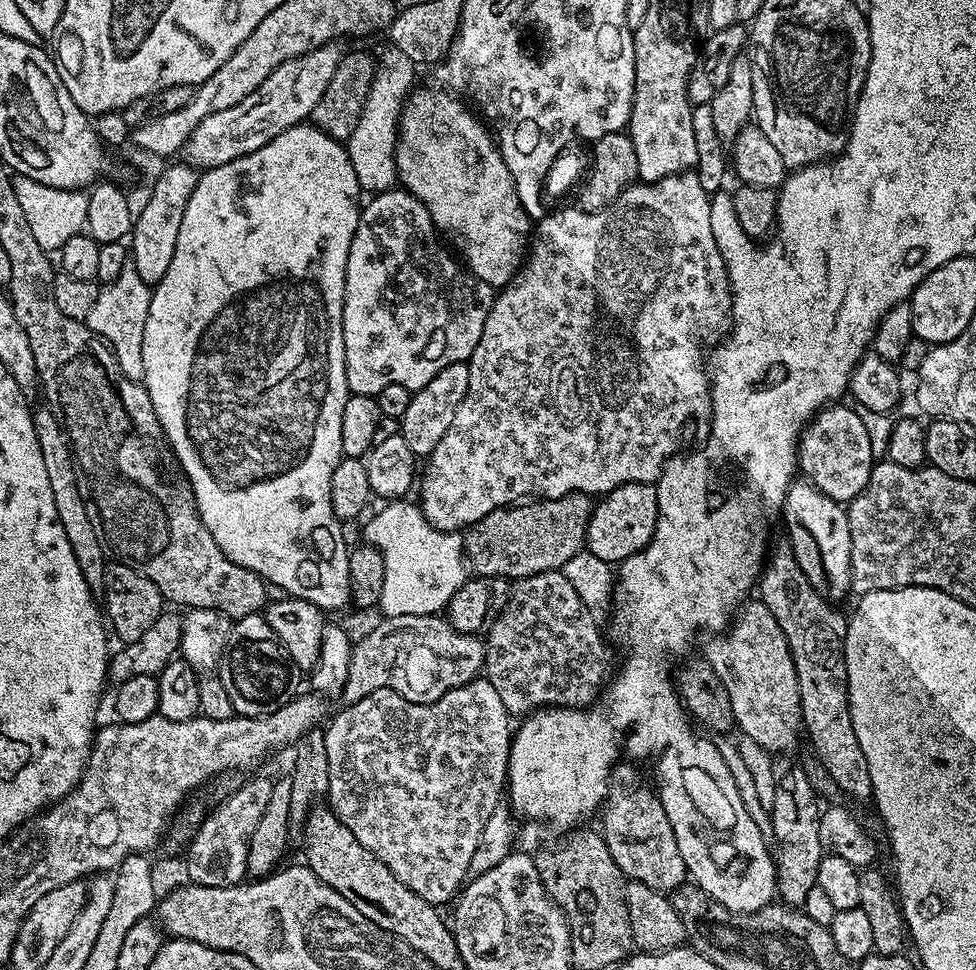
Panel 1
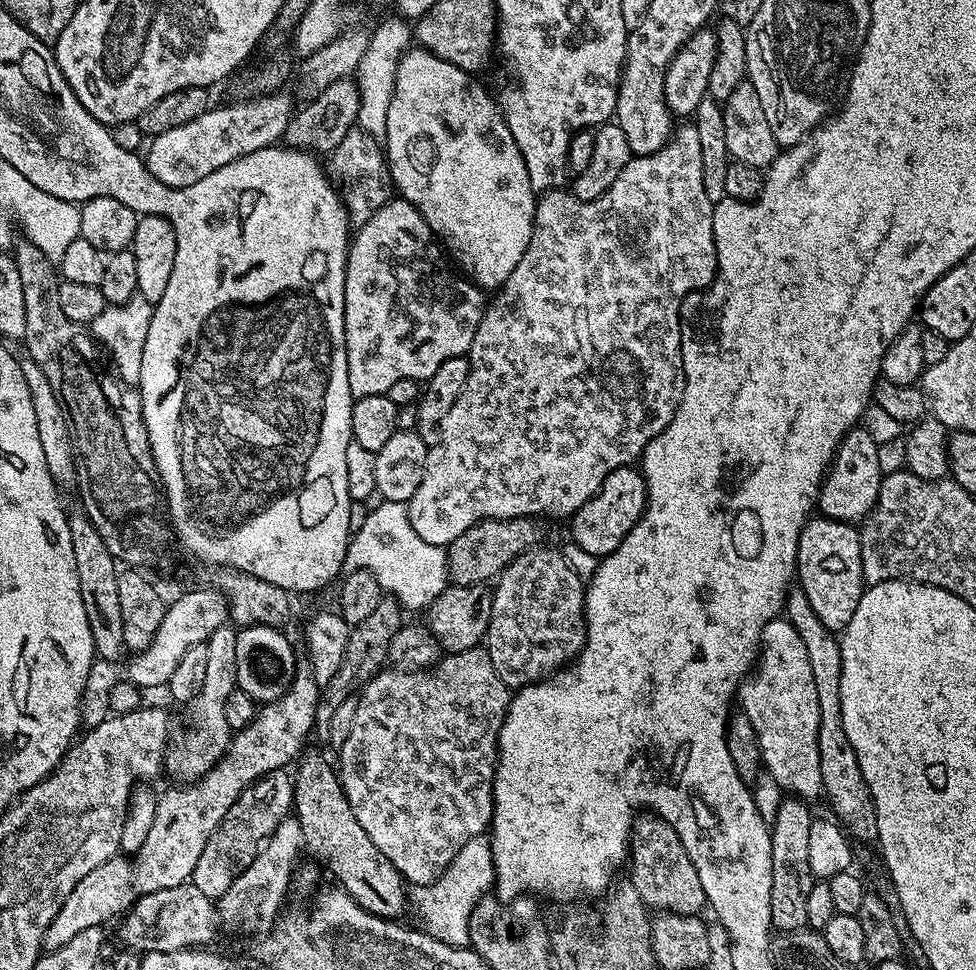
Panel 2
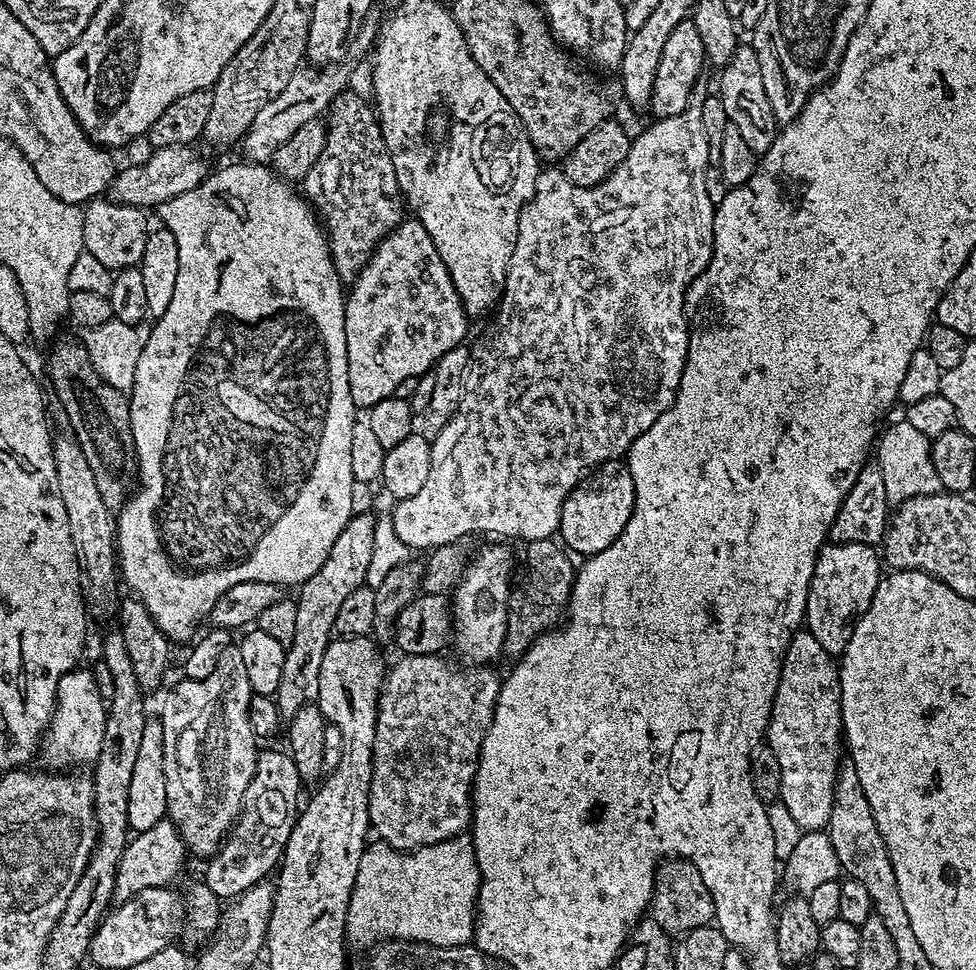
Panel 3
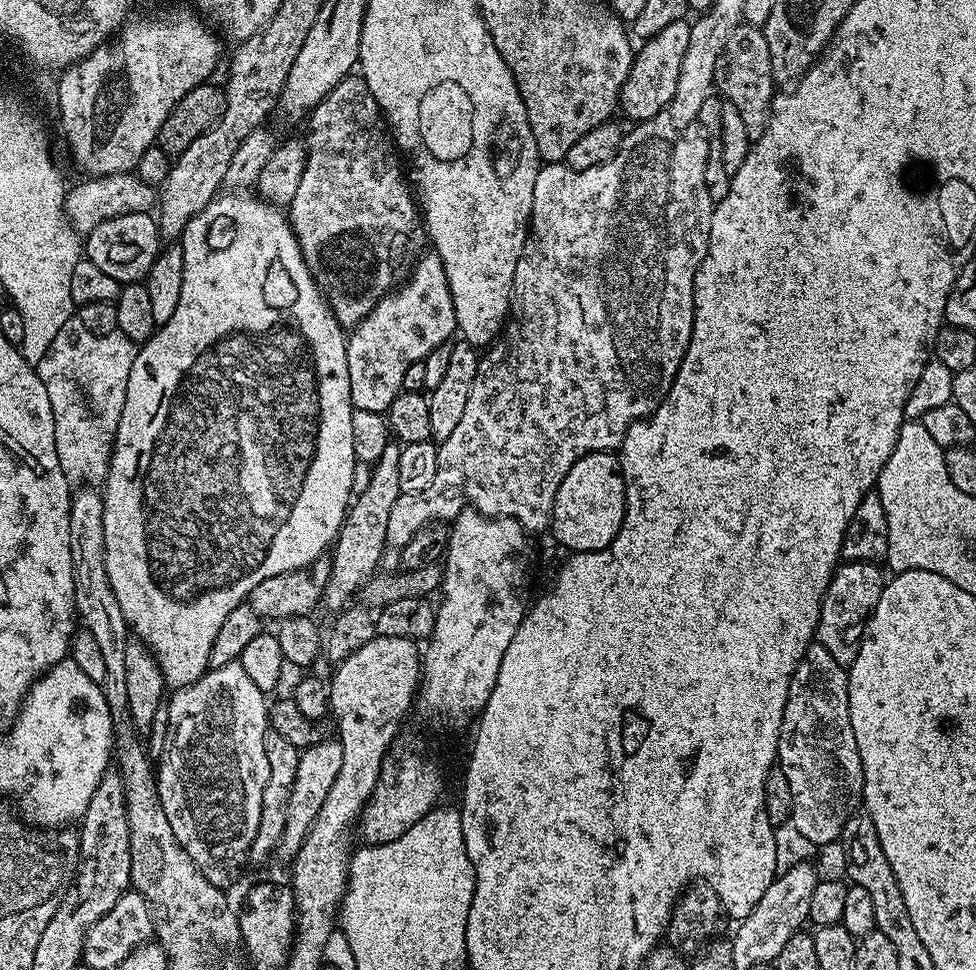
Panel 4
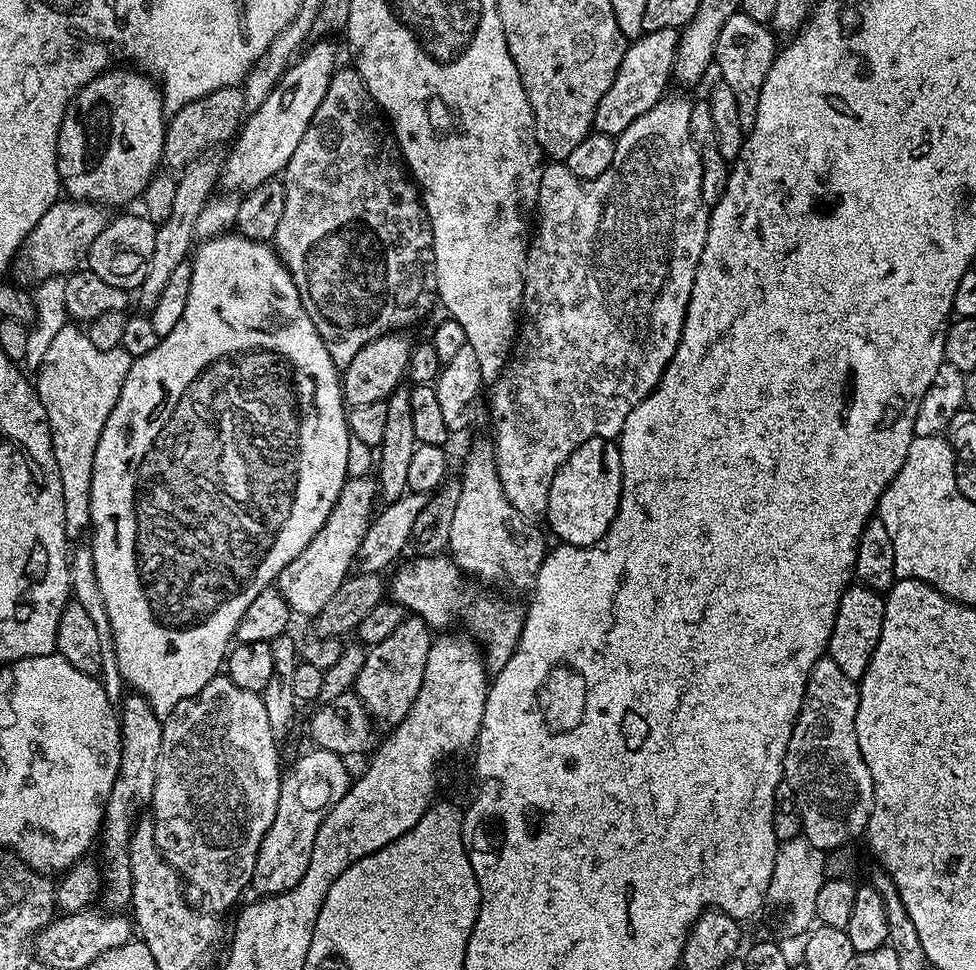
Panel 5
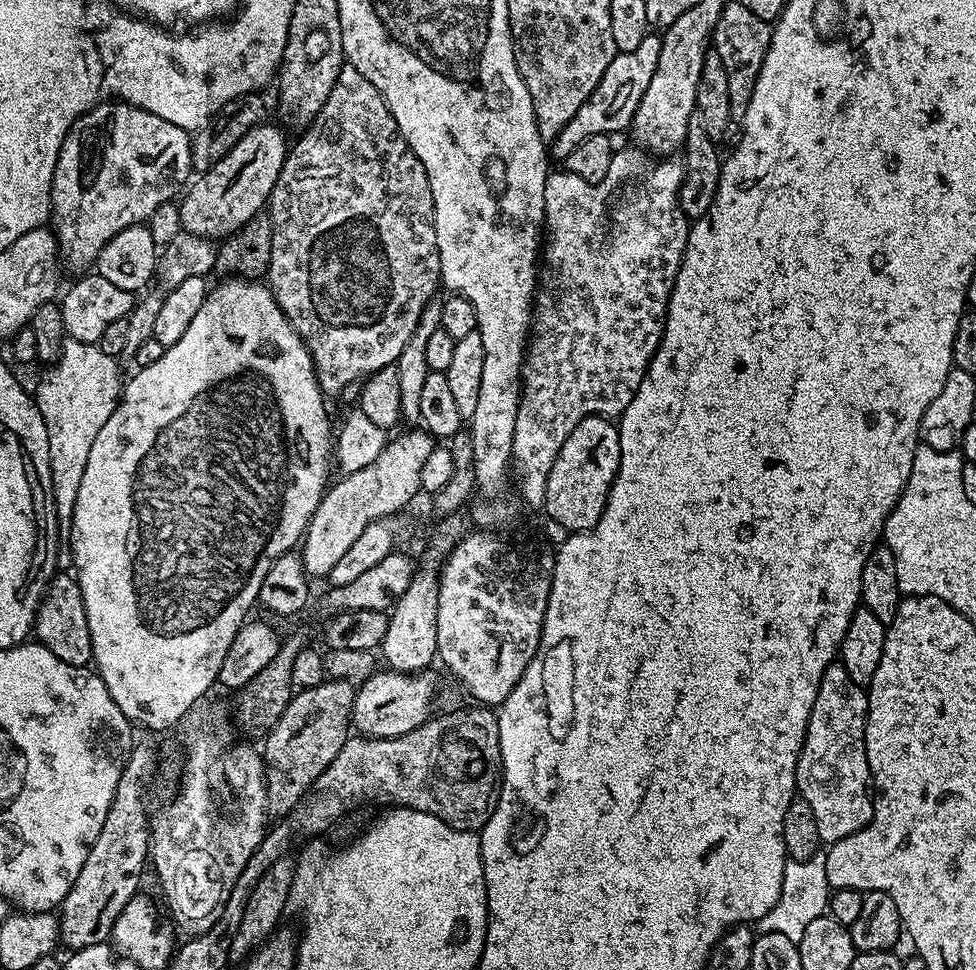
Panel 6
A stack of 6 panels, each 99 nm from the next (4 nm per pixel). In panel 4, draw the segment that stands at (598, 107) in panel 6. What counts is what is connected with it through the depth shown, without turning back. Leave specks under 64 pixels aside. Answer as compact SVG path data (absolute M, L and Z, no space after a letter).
M687 19L675 20L639 45L632 57L630 74L626 74L626 82L620 91L618 105L619 111L624 111L632 122L654 118L654 114L658 114L658 110L662 110L668 105L670 98L674 98L678 74L682 70L682 58L686 55L686 48L690 46L691 29L691 23Z

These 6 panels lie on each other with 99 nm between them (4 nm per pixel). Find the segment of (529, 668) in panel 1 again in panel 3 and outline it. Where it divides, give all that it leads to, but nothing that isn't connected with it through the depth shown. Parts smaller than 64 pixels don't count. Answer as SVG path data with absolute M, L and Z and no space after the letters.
M534 540L527 543L524 558L524 572L513 585L507 632L504 639L504 652L518 658L531 646L542 633L555 629L565 617L576 568L564 552L564 548L555 540Z

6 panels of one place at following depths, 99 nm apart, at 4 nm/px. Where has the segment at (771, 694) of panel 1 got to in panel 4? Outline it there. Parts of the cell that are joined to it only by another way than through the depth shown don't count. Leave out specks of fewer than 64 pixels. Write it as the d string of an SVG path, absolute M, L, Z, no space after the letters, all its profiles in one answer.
M812 643L798 670L794 670L790 690L786 694L786 710L782 714L776 758L782 773L786 774L793 795L790 821L815 846L835 845L842 834L842 826L846 826L846 822L861 807L864 771L862 758L858 758L858 742L854 742L854 730L850 727L850 698L845 665L834 662L834 658L830 658L821 644Z

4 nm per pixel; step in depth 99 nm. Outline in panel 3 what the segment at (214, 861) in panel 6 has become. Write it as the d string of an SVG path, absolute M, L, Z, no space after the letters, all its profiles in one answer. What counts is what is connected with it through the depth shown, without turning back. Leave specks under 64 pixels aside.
M230 646L222 650L222 658L218 658L218 666L214 666L214 674L205 680L181 679L181 684L176 684L172 688L172 693L164 700L164 709L160 712L159 731L164 733L164 769L166 770L166 802L168 803L167 819L175 824L176 829L180 831L180 837L184 839L187 851L196 856L211 858L220 850L221 844L228 839L235 823L240 819L240 812L244 808L244 795L250 786L250 782L256 773L256 758L258 755L258 738L250 726L248 717L248 707L250 698L253 696L253 690L250 686L250 678L246 678L246 665L242 663L242 654L239 647Z

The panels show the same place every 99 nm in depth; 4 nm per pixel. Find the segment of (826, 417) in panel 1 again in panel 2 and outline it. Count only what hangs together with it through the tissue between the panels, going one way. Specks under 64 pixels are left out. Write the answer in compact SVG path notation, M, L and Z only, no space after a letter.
M863 426L852 428L844 437L842 442L836 447L836 455L832 458L832 463L828 465L823 480L820 481L820 499L818 508L823 515L830 520L841 520L843 524L859 525L871 514L876 507L879 496L879 488L883 484L885 472L878 466L878 450L880 445L876 444L874 438L870 436Z

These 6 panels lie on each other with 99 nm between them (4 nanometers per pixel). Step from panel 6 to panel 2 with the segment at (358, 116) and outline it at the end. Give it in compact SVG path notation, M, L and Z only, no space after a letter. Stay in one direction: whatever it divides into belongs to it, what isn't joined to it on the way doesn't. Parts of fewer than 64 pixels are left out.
M354 127L338 142L338 146L327 157L326 171L333 184L336 185L344 209L348 211L348 219L353 225L365 224L382 206L386 206L394 196L392 175L388 169L388 157L381 141Z

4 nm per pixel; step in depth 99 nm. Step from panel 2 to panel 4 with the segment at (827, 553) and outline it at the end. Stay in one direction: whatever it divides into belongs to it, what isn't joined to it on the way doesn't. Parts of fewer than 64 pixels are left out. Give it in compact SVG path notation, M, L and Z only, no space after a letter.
M850 560L841 563L832 575L832 581L820 607L814 640L828 651L834 662L850 666L854 658L858 658L864 626L872 617L874 606L878 606L878 598L882 598L882 590L886 583L886 576L880 573L880 568L881 565L876 562Z

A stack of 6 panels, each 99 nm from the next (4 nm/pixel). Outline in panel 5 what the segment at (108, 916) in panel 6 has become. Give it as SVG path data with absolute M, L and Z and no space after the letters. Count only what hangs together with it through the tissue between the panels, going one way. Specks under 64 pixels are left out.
M135 694L123 697L122 705L119 707L120 717L120 769L118 778L114 778L114 786L110 790L108 803L104 805L104 823L102 831L98 836L98 848L100 846L99 859L102 861L102 900L109 904L109 909L124 910L129 907L132 898L132 875L130 874L130 838L132 829L138 819L136 813L136 800L151 801L154 794L154 782L158 778L158 758L162 754L162 730L164 720L146 702L146 698Z

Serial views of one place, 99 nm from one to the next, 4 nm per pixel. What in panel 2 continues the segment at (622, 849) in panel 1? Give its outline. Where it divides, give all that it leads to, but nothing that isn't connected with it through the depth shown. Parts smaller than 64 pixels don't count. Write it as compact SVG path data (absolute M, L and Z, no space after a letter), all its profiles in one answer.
M640 814L633 819L630 837L630 882L650 910L679 916L700 916L706 908L706 890L702 890L702 878L694 870L694 862L686 854L686 846L678 838L674 826L670 826L655 814Z

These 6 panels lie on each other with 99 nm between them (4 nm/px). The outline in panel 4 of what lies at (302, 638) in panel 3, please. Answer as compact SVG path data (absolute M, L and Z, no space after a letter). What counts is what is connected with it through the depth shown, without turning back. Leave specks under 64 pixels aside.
M388 443L386 450L382 450L382 458L371 465L369 472L372 473L369 474L364 489L361 492L359 489L358 495L349 503L340 532L330 549L330 578L326 582L322 601L323 607L328 607L332 614L339 613L381 567L388 544L386 526L390 519L390 509L394 507L394 502L398 502L401 494L398 482L401 449L399 443Z

